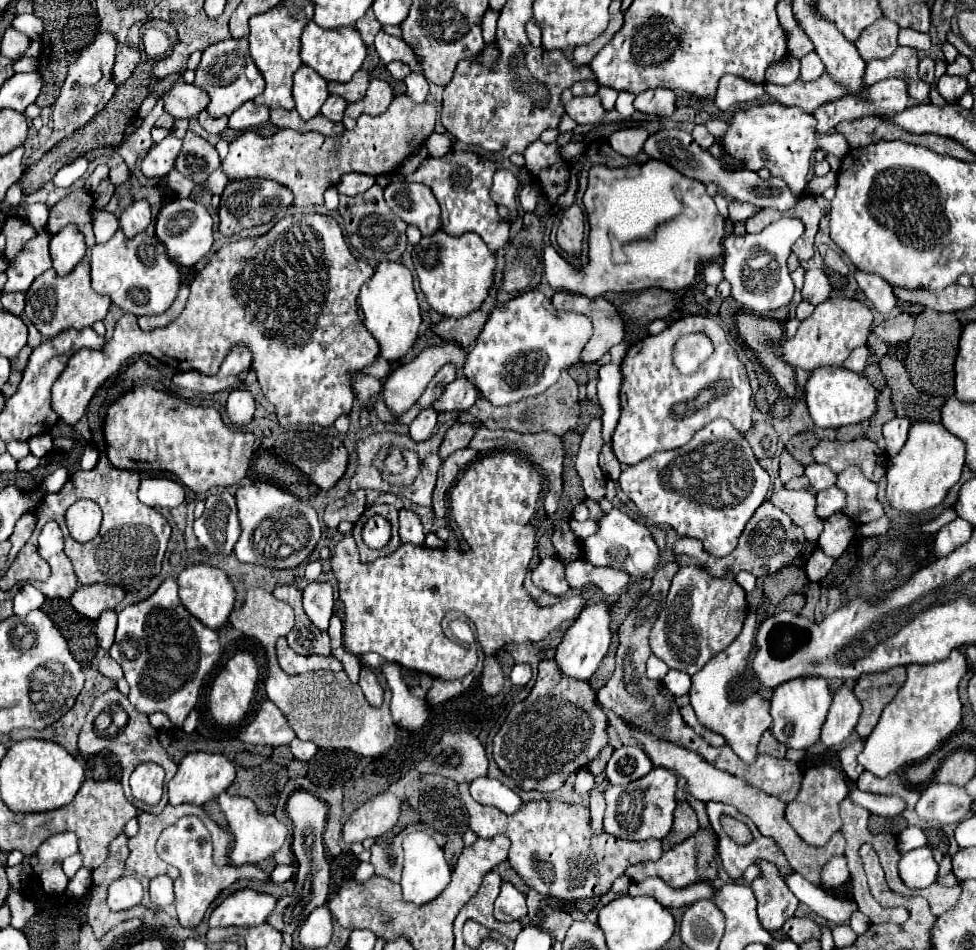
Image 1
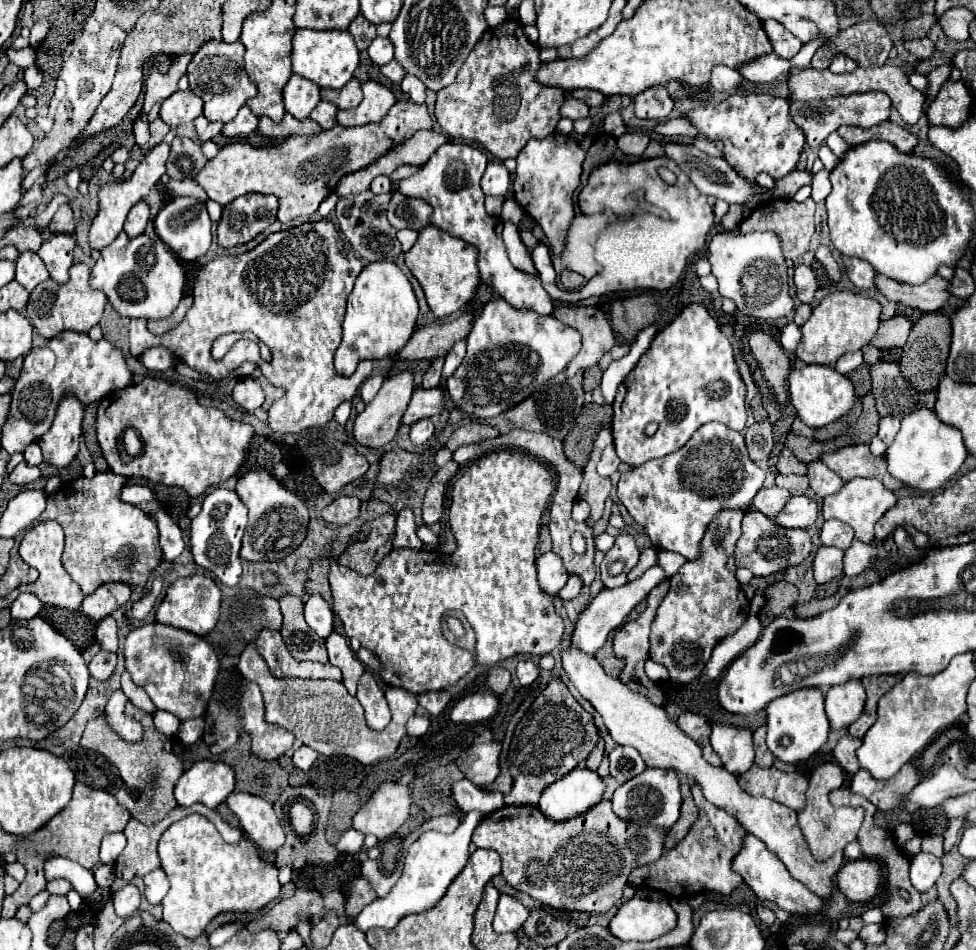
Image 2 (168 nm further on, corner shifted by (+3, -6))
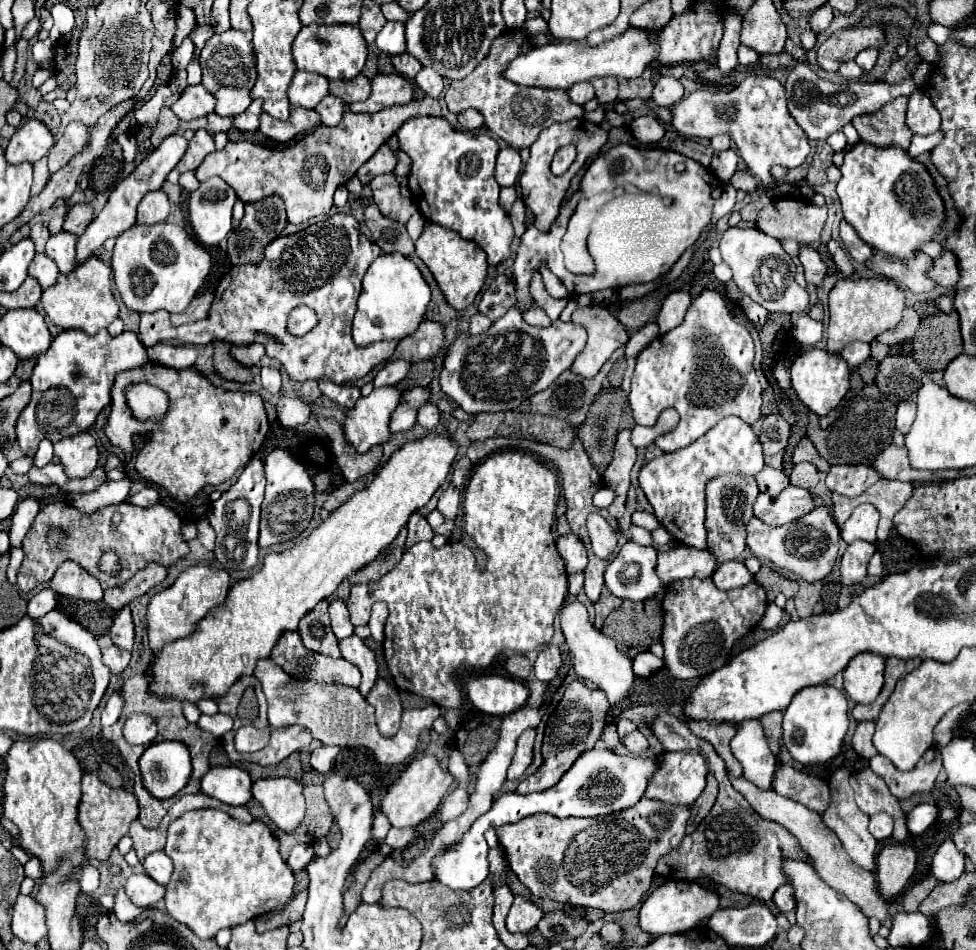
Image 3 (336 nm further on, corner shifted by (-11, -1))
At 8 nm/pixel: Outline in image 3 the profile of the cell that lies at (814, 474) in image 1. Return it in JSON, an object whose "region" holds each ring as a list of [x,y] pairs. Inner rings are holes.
{"region":[[[836,464],[830,466],[830,472],[826,476],[826,488],[842,496],[860,496],[876,480],[880,480],[880,476],[874,470],[870,470],[870,466],[866,464],[858,464],[858,466]]]}

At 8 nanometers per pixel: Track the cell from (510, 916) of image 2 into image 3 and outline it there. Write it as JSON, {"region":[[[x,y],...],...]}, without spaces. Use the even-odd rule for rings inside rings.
{"region":[[[514,896],[514,904],[506,918],[506,928],[510,932],[528,932],[540,922],[542,916],[544,912],[534,902],[526,900],[524,896]]]}

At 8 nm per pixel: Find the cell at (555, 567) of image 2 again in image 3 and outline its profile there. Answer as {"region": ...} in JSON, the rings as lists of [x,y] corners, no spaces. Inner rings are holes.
{"region":[[[574,534],[560,536],[556,540],[556,548],[558,548],[558,552],[560,552],[562,560],[564,560],[564,566],[566,566],[568,574],[578,574],[578,572],[582,572],[586,568],[586,564],[588,564],[586,548]]]}

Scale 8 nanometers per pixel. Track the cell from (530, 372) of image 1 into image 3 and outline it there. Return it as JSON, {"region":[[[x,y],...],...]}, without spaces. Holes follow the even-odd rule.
{"region":[[[510,308],[480,336],[460,336],[450,348],[440,374],[440,384],[464,412],[516,410],[524,400],[548,388],[572,366],[586,346],[586,330],[574,322],[556,320],[548,328],[530,326],[516,308]]]}

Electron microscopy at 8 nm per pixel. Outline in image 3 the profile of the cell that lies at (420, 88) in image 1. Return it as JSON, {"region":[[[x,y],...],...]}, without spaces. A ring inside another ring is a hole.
{"region":[[[422,68],[418,74],[416,74],[416,84],[432,98],[438,98],[438,94],[442,92],[444,84],[442,84],[442,76],[434,70],[434,68]]]}

